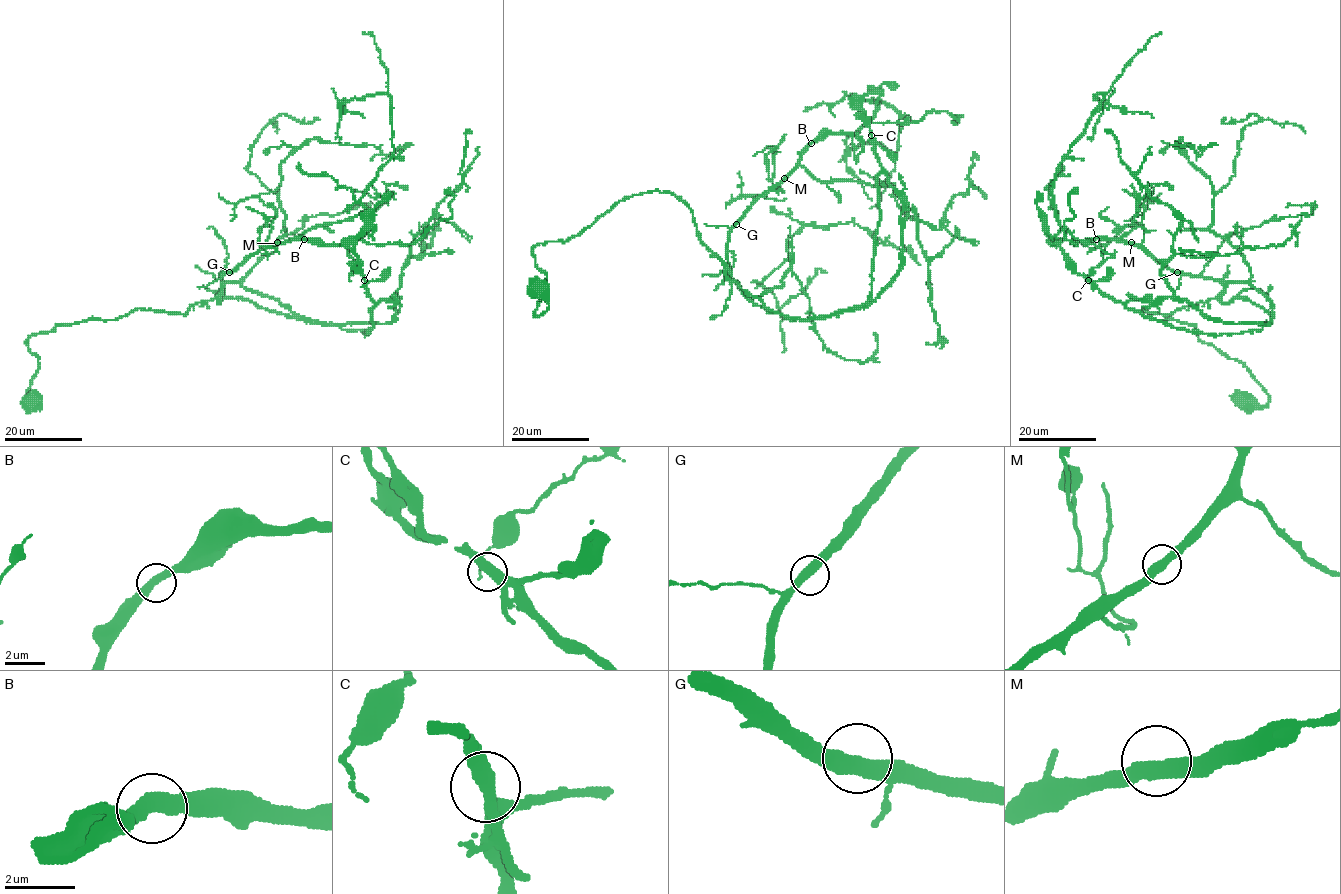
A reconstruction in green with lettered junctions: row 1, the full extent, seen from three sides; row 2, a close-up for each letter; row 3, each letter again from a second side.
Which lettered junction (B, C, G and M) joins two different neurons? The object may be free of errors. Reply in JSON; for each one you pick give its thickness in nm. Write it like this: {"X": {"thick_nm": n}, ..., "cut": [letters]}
{"C": {"thick_nm": 440}, "cut": ["C"]}

